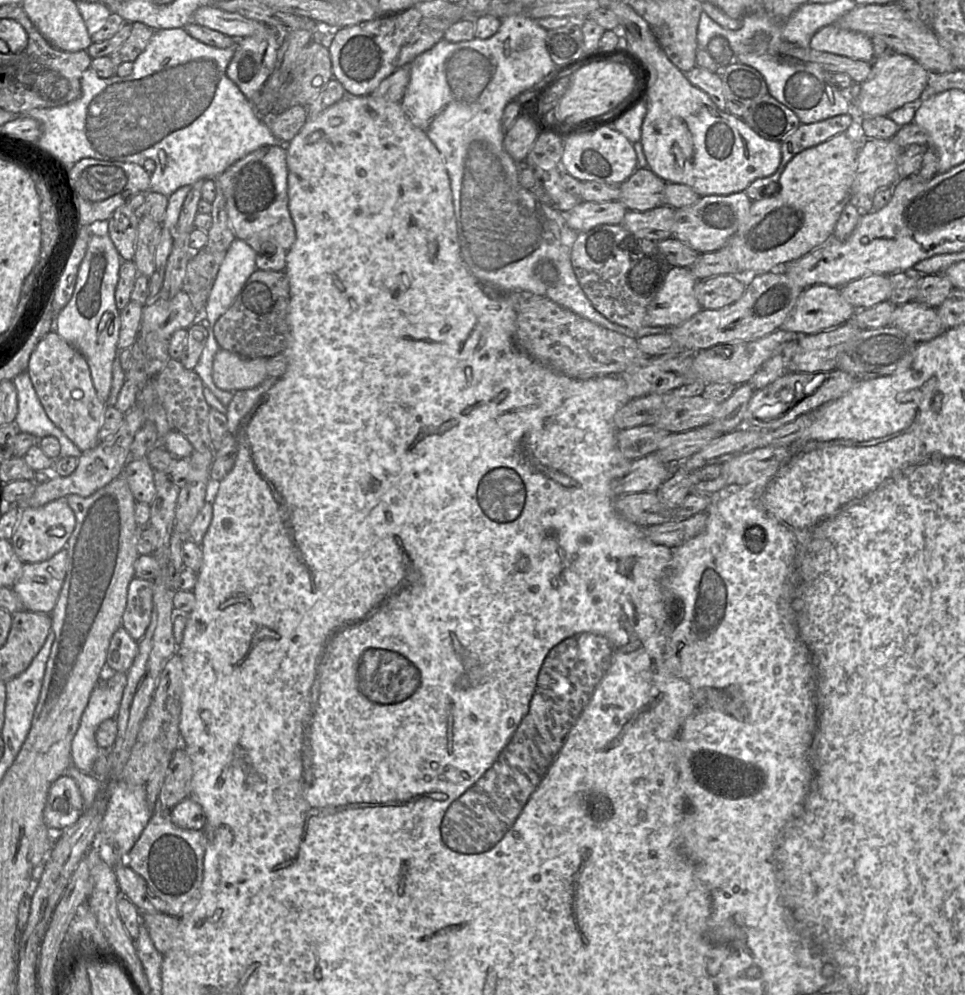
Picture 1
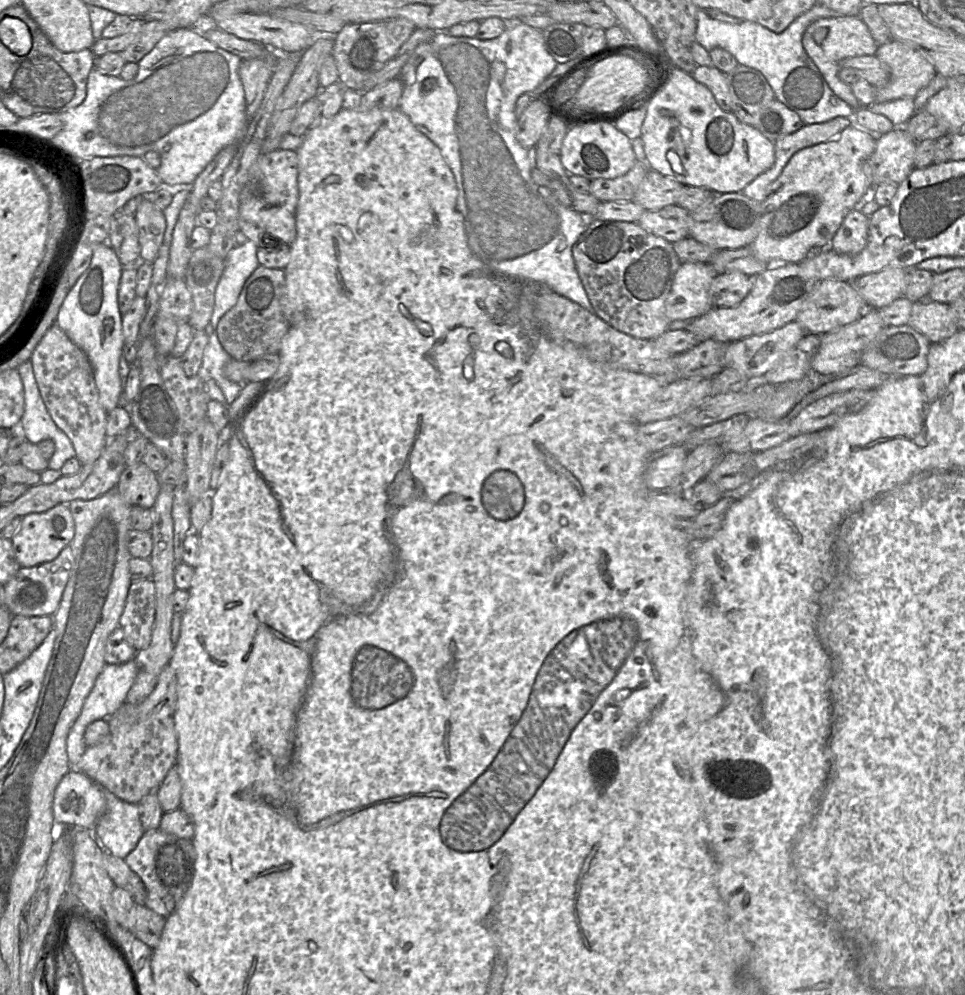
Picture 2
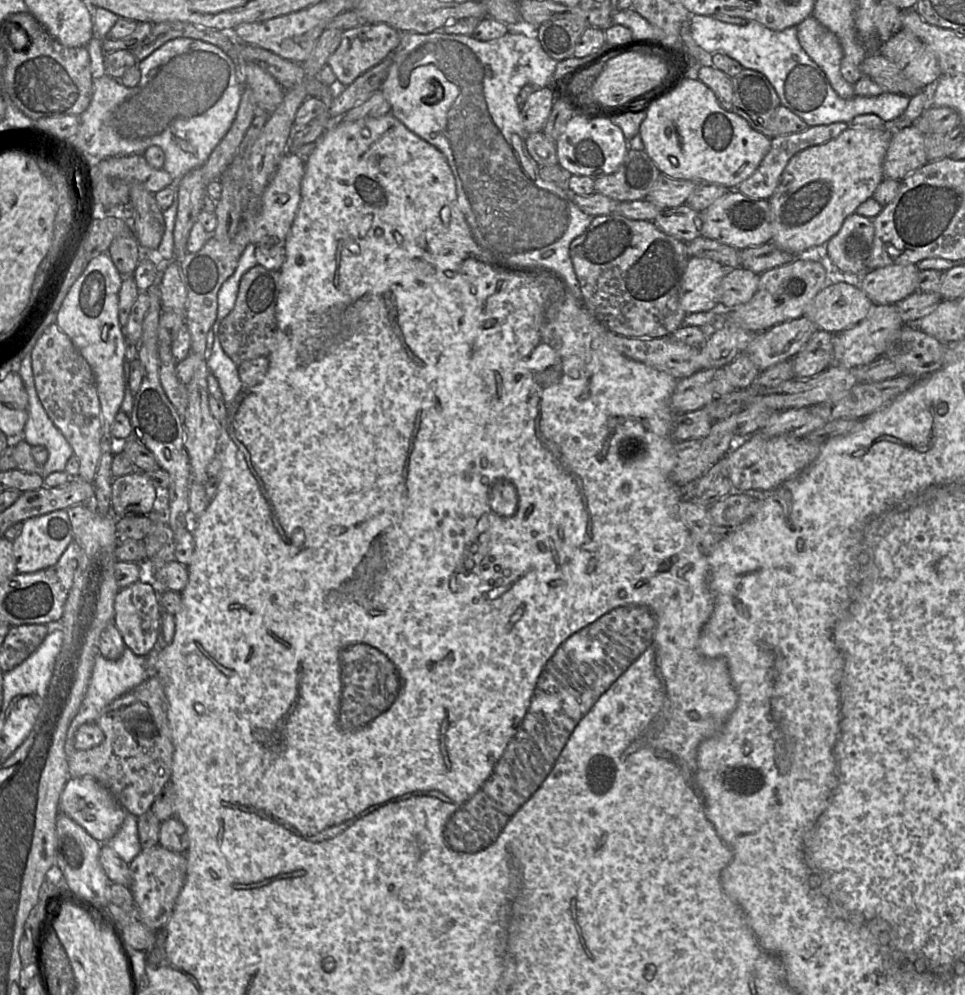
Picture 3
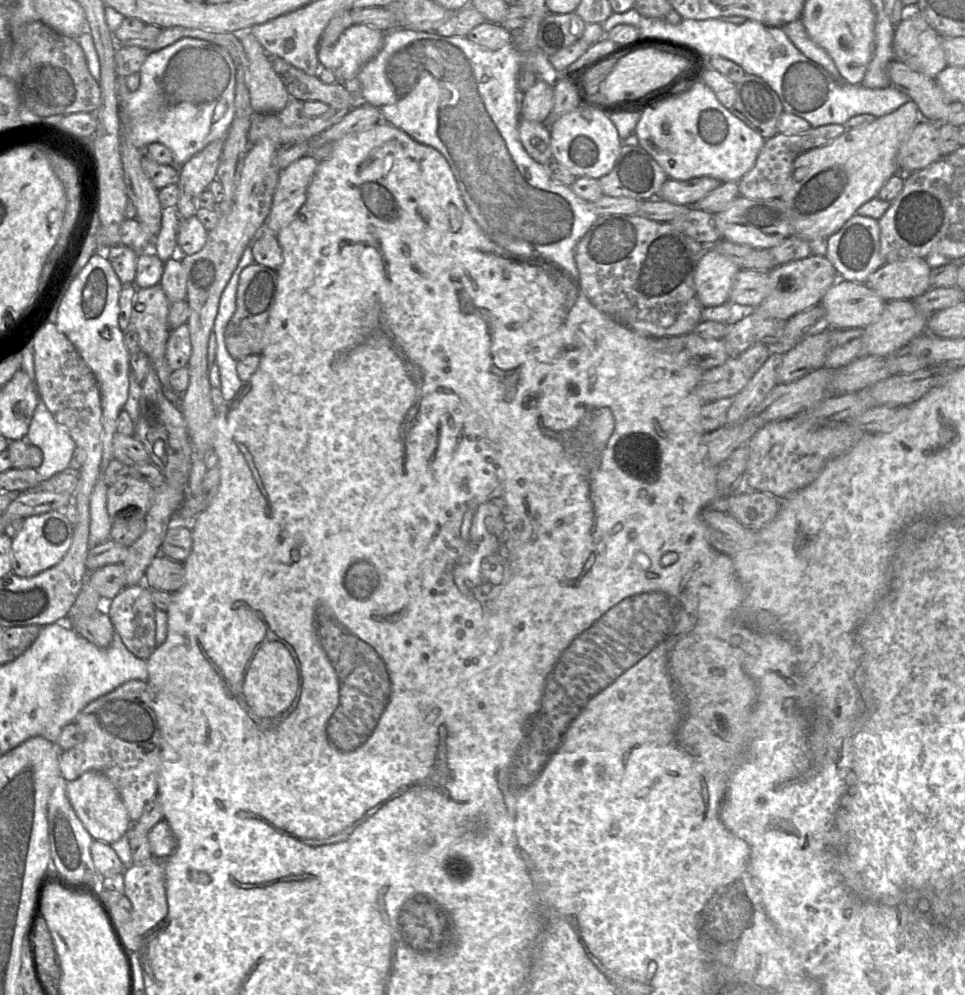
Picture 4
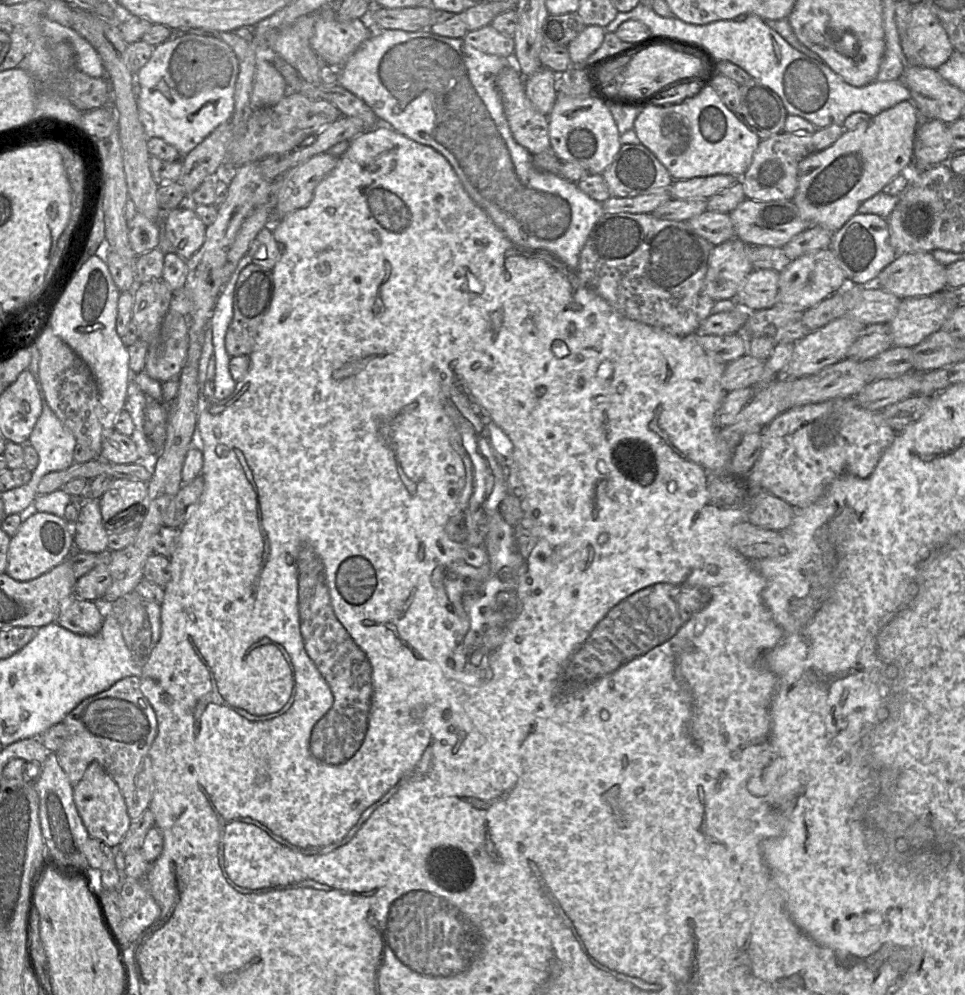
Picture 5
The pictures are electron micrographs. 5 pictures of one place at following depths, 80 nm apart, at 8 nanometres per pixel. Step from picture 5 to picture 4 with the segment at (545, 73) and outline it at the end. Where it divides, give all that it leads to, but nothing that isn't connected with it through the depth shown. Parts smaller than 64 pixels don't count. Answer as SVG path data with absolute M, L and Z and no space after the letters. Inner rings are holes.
M537 79L535 84L521 94L520 117L532 122L545 123L554 106L554 88L545 81Z

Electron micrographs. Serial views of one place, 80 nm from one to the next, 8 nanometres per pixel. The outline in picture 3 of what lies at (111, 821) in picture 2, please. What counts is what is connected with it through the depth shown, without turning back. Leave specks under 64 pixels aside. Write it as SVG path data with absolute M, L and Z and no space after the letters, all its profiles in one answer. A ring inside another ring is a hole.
M126 812L123 824L105 844L112 848L127 864L142 850L137 828L138 817Z

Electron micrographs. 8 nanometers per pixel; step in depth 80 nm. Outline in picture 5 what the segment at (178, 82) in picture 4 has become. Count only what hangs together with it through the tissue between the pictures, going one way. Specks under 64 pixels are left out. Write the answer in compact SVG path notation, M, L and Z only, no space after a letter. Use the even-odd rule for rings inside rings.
M196 34L171 37L154 47L149 61L136 73L140 85L137 96L139 119L147 138L161 138L185 156L219 125L231 119L239 62L232 48L220 39Z

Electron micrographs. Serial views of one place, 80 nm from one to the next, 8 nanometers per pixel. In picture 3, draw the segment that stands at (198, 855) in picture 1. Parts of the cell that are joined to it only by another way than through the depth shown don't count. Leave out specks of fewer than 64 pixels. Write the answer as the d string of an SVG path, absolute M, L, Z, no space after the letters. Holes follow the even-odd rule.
M160 844L142 849L128 864L132 877L130 891L146 925L158 931L168 922L176 899L184 885L187 871L185 853L173 852Z

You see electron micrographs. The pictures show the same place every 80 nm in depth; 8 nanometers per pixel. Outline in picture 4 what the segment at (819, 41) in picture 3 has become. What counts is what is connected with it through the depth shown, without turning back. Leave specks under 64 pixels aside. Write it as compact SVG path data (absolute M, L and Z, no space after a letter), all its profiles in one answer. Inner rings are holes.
M800 19L789 22L781 28L803 55L825 68L837 81L843 81L832 58L809 37Z

